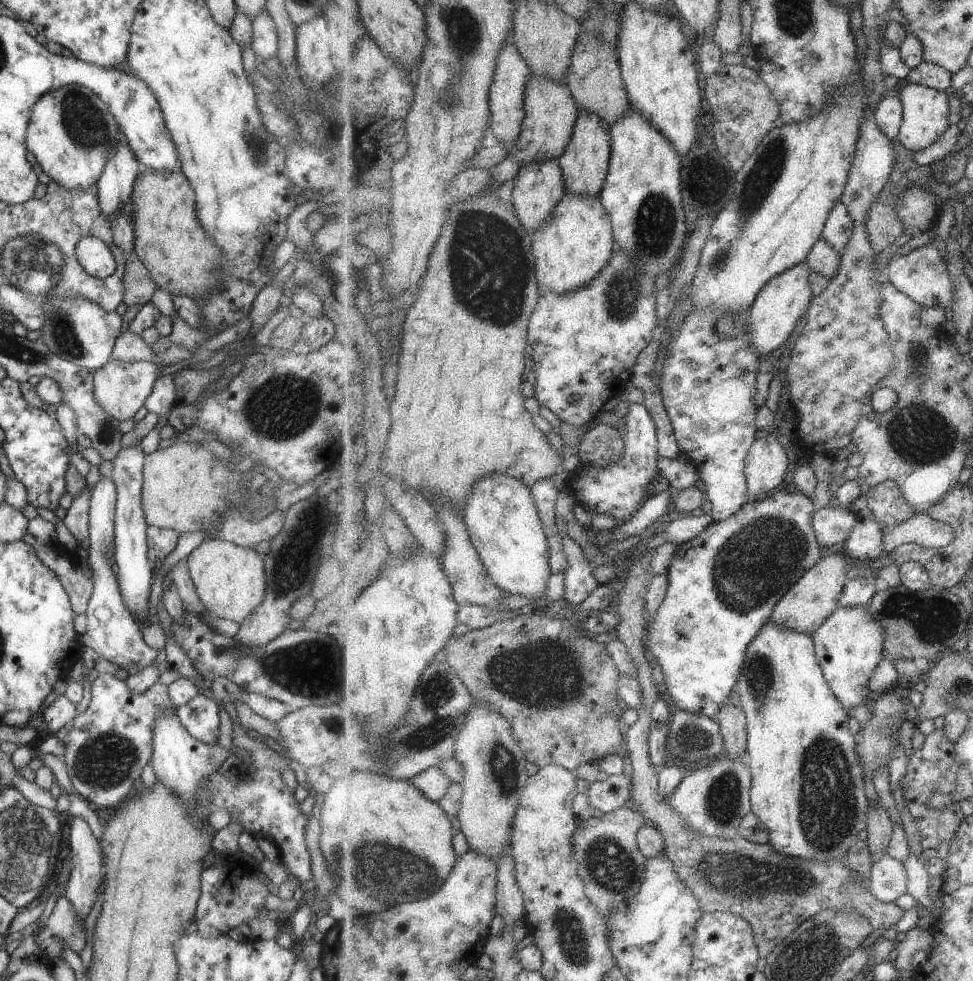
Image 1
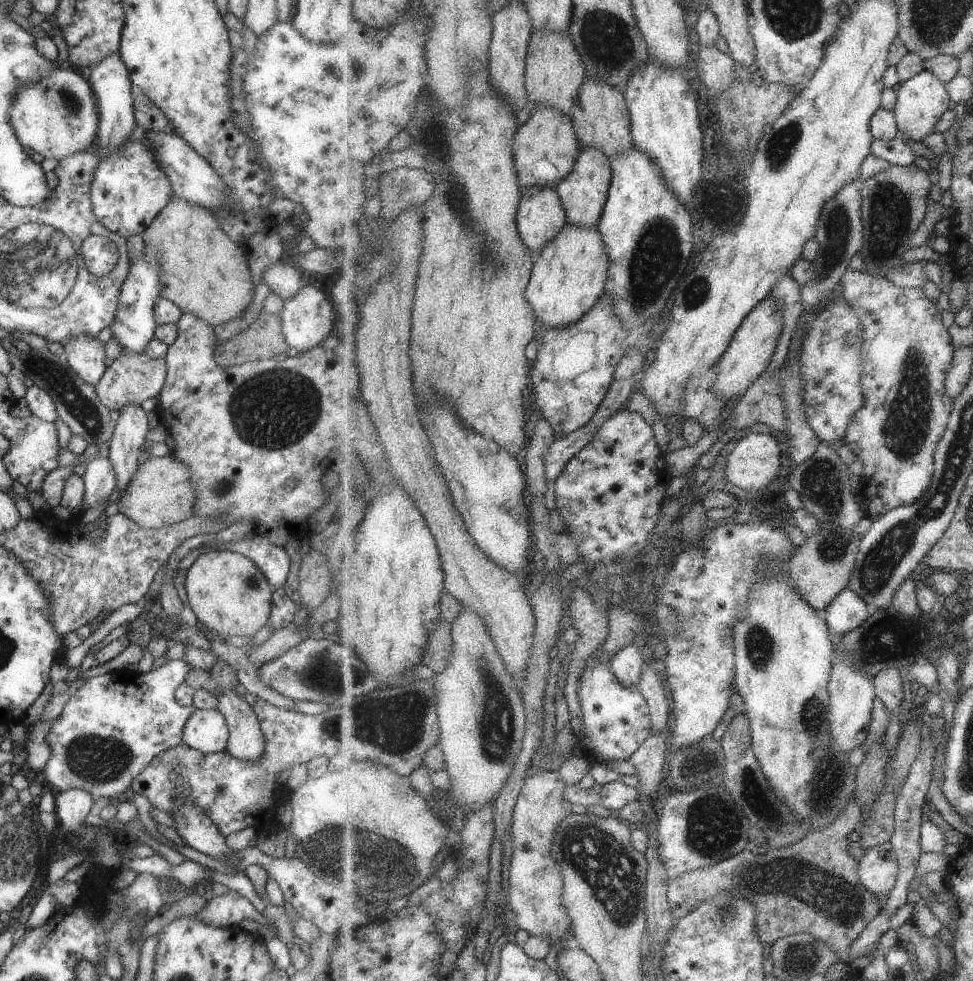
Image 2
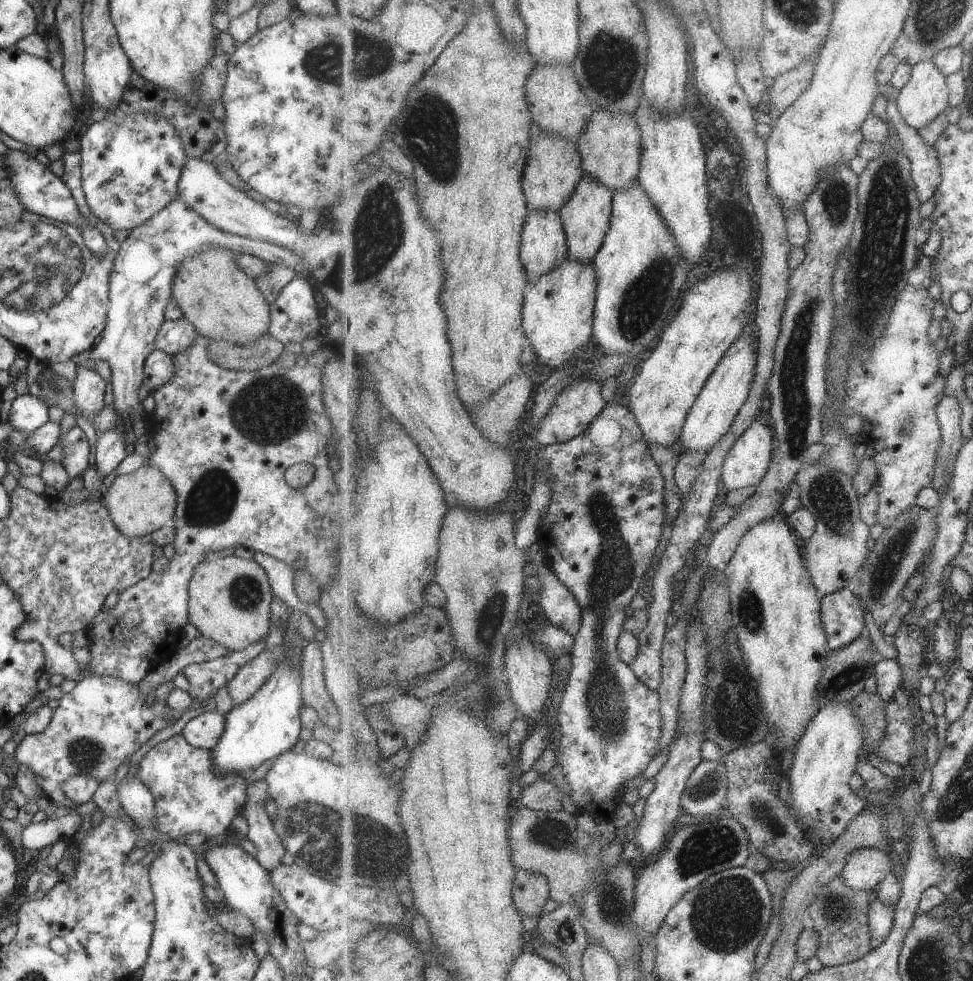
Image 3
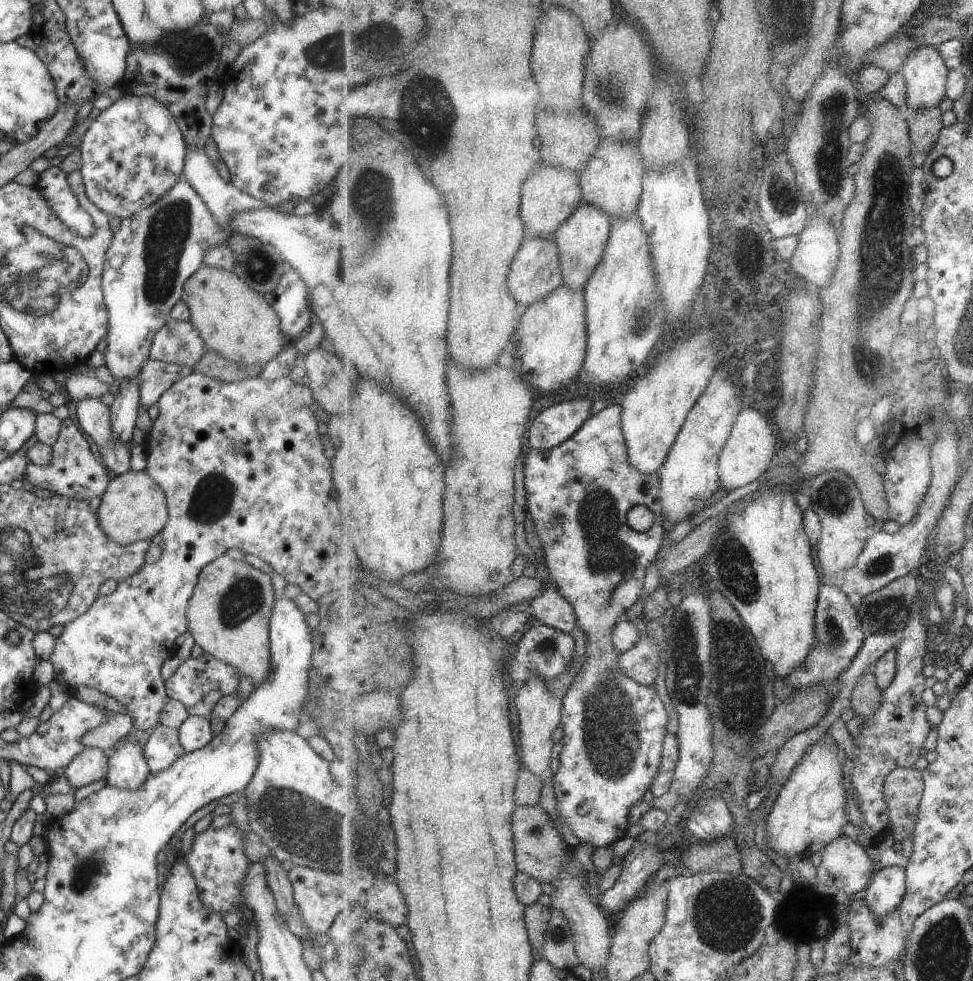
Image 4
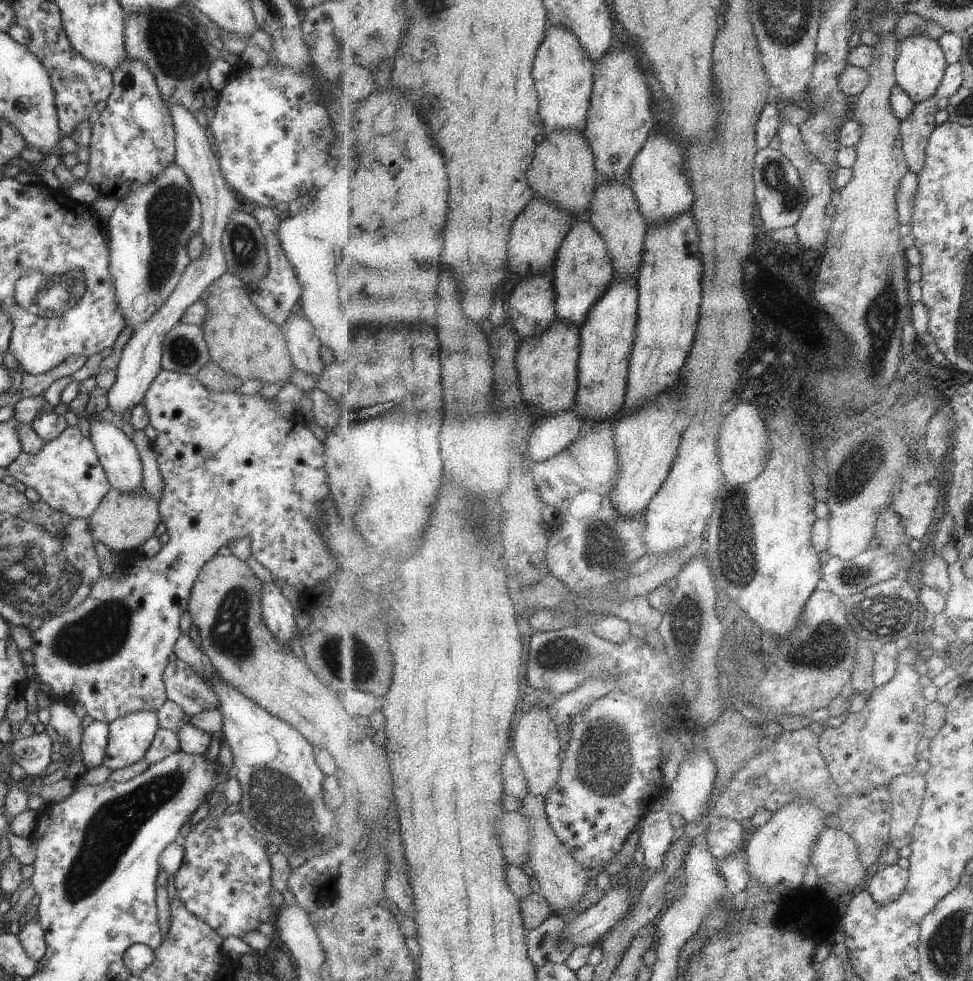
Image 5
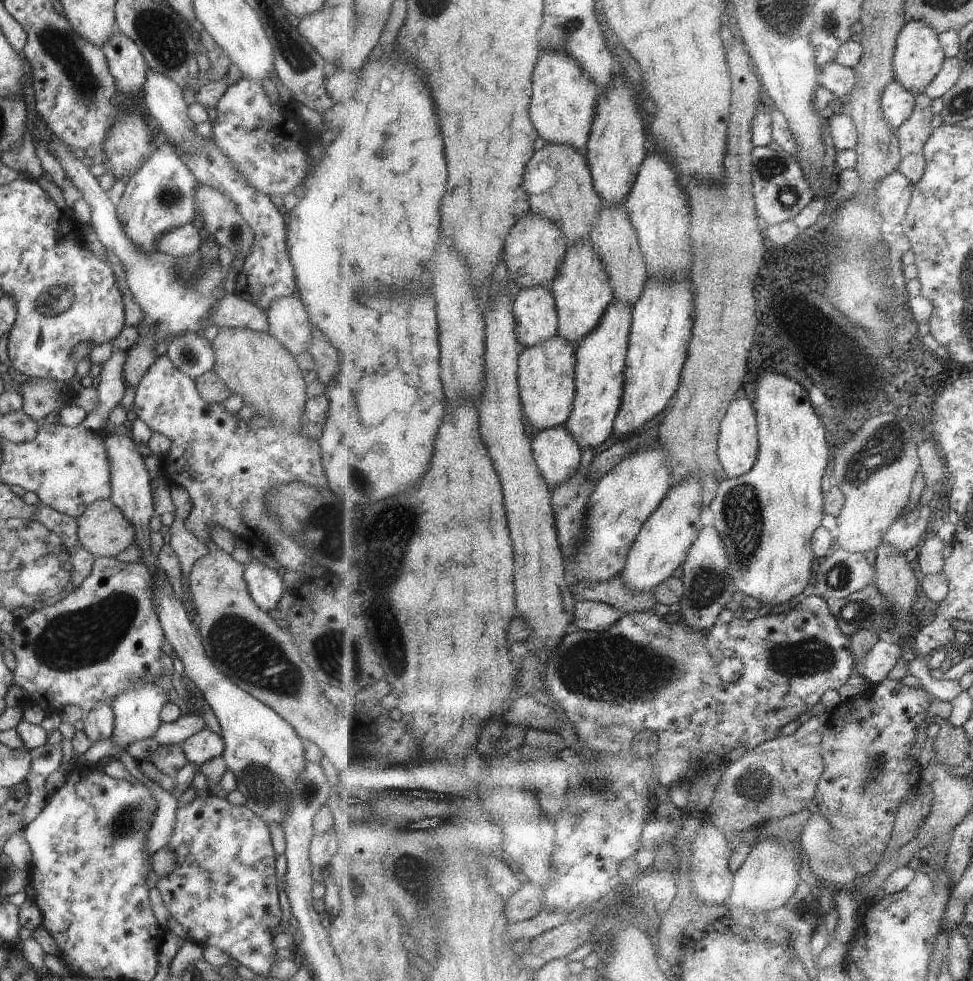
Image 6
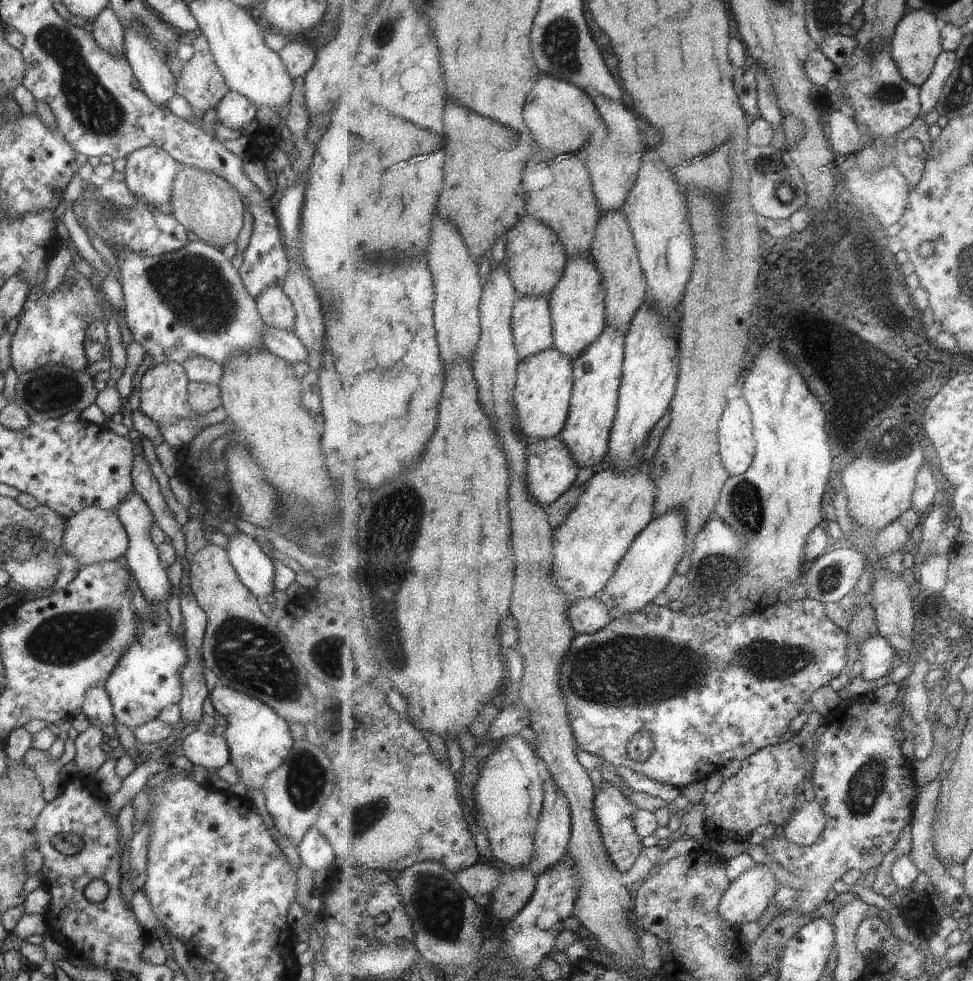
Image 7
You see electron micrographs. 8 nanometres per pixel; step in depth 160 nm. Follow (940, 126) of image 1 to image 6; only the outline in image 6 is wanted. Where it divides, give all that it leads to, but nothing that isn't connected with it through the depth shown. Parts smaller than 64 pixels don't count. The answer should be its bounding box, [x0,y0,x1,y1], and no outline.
[893,19,947,96]

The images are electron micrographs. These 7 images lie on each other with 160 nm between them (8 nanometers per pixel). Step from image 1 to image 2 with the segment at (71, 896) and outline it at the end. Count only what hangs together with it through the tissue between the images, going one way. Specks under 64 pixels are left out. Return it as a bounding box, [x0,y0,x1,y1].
[54,789,94,837]

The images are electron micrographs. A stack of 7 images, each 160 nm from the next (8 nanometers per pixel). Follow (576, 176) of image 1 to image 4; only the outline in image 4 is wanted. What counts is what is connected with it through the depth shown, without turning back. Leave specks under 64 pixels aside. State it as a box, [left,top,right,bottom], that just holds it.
[556,201,612,291]

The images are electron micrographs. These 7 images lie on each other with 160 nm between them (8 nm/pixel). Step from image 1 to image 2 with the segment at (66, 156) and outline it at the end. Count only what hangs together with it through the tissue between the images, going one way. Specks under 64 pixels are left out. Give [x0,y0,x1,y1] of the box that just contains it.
[8,67,98,161]

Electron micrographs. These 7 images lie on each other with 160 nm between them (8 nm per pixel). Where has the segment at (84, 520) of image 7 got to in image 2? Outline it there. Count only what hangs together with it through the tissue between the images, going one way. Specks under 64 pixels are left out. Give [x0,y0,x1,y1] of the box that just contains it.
[119,454,196,529]

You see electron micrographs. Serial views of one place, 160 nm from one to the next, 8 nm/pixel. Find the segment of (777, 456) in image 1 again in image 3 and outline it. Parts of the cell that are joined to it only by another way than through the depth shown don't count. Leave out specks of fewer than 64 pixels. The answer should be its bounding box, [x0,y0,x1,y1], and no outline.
[722,421,773,491]

